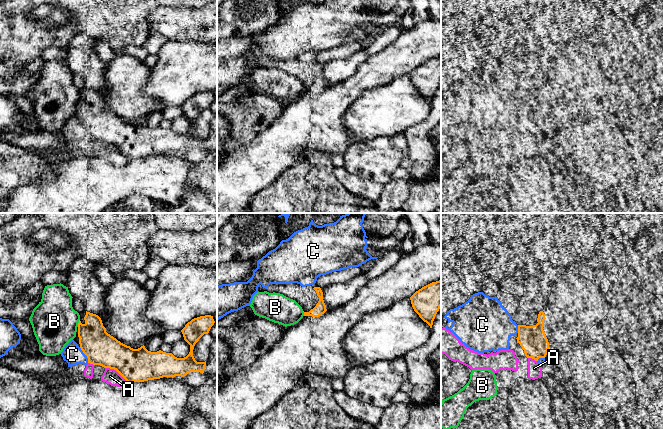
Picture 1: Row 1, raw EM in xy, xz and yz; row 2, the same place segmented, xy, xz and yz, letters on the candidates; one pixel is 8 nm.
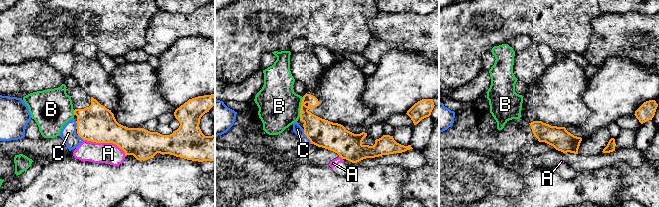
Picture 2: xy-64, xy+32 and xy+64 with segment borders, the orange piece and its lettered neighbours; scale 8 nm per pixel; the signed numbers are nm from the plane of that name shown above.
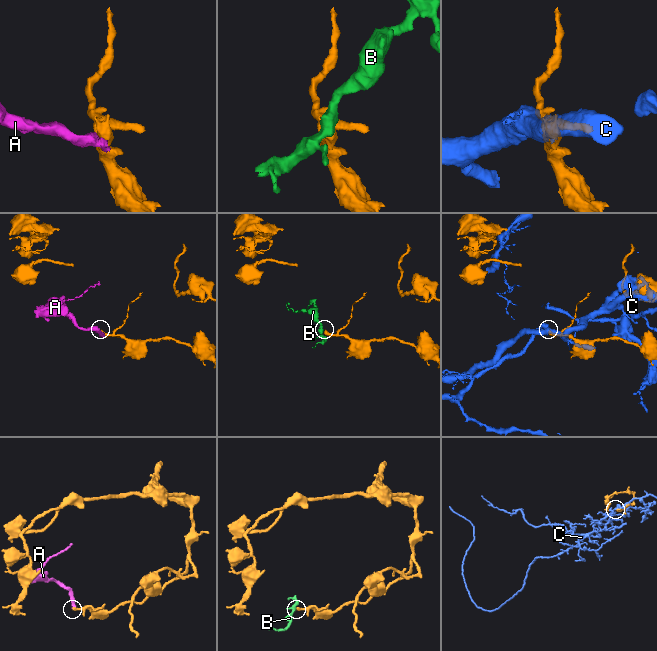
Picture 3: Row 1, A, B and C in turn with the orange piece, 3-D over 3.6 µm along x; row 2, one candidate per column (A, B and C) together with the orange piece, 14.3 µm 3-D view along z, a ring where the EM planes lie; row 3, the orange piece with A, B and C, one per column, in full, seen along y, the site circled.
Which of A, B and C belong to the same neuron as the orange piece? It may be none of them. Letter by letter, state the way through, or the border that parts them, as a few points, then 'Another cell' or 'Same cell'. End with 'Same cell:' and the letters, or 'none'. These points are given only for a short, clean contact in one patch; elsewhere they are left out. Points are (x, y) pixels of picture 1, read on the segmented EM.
A: Another cell
B: Another cell
C: Another cell
Same cell: none

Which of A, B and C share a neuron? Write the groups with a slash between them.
A / B / C

